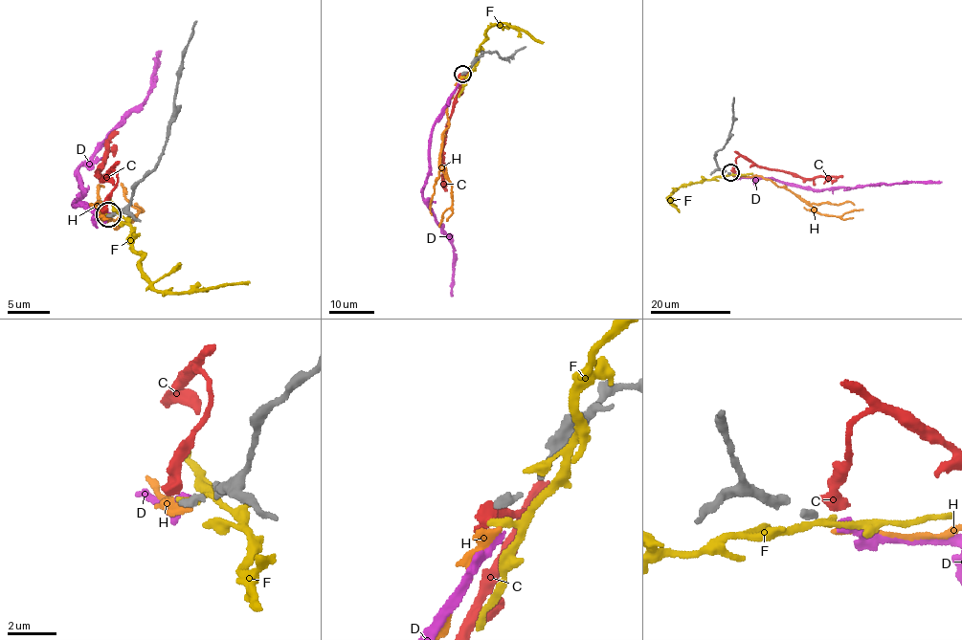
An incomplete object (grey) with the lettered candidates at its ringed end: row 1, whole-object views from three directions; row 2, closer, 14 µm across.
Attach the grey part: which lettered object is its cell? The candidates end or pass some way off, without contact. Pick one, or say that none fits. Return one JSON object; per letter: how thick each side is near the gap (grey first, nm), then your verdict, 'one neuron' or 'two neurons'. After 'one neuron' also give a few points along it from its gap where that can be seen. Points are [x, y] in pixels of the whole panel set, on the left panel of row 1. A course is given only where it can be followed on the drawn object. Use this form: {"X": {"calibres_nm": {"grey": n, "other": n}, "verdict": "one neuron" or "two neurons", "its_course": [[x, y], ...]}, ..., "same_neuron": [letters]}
{"C": {"calibres_nm": {"grey": 340, "other": 420}, "verdict": "two neurons"}, "D": {"calibres_nm": {"grey": 340, "other": 440}, "verdict": "two neurons"}, "F": {"calibres_nm": {"grey": 340, "other": 360}, "verdict": "two neurons"}, "H": {"calibres_nm": {"grey": 340, "other": 360}, "verdict": "two neurons"}, "same_neuron": []}

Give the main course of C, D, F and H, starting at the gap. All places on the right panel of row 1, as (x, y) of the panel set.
C: (731, 171), (736, 159), (742, 156), (759, 165), (789, 171), (803, 178), (842, 176)
D: (733, 174), (749, 178), (771, 178), (823, 189), (941, 181)
F: (732, 173), (682, 185), (667, 200), (678, 211)
H: (732, 175), (768, 178), (789, 189), (820, 214), (838, 216), (863, 209)

